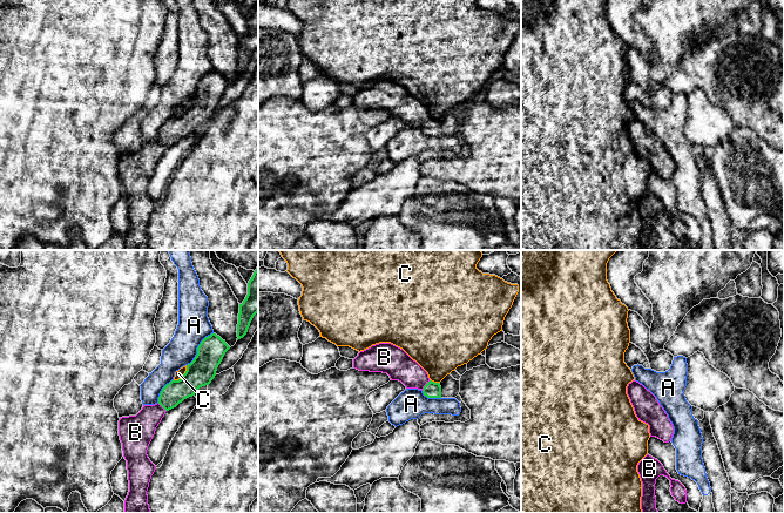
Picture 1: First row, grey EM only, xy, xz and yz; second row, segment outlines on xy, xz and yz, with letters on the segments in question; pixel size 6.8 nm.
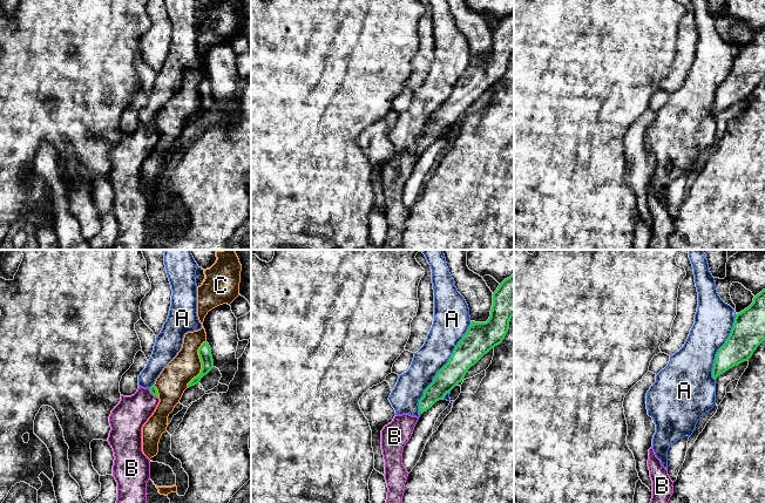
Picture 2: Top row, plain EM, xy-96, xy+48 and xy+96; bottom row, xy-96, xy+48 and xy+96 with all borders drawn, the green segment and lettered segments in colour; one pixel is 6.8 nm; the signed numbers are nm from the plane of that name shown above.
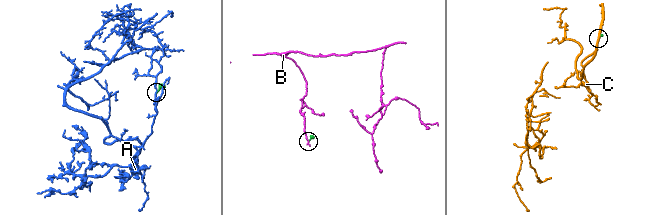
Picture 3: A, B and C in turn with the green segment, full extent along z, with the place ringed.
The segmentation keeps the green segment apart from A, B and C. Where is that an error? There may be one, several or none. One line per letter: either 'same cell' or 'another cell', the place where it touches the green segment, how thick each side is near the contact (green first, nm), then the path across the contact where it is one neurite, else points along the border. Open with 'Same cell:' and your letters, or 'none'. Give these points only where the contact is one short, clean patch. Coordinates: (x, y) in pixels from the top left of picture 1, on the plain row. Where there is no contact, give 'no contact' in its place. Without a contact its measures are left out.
Same cell: B
A: another cell; contact xy (197, 85); calibres 190 and 220 nm
B: same cell; contact xz (425, 122); calibres 110 and 190 nm; way xz (431, 127), (425, 122), (397, 100)
C: another cell; contact xy (183, 112); calibres 190 and 50 nm

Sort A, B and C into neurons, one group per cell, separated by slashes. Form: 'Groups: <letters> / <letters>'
Groups: A / B / C

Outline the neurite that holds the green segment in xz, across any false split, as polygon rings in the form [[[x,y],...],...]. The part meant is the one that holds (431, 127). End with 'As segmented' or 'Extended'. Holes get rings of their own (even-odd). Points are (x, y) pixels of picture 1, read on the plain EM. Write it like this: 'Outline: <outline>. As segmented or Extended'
Outline: [[[379,80],[360,88],[353,96],[353,104],[359,108],[387,110],[391,117],[401,119],[406,126],[421,127],[427,135],[441,135],[441,123],[428,115],[427,109],[413,97],[403,86],[391,80]]]. Extended

